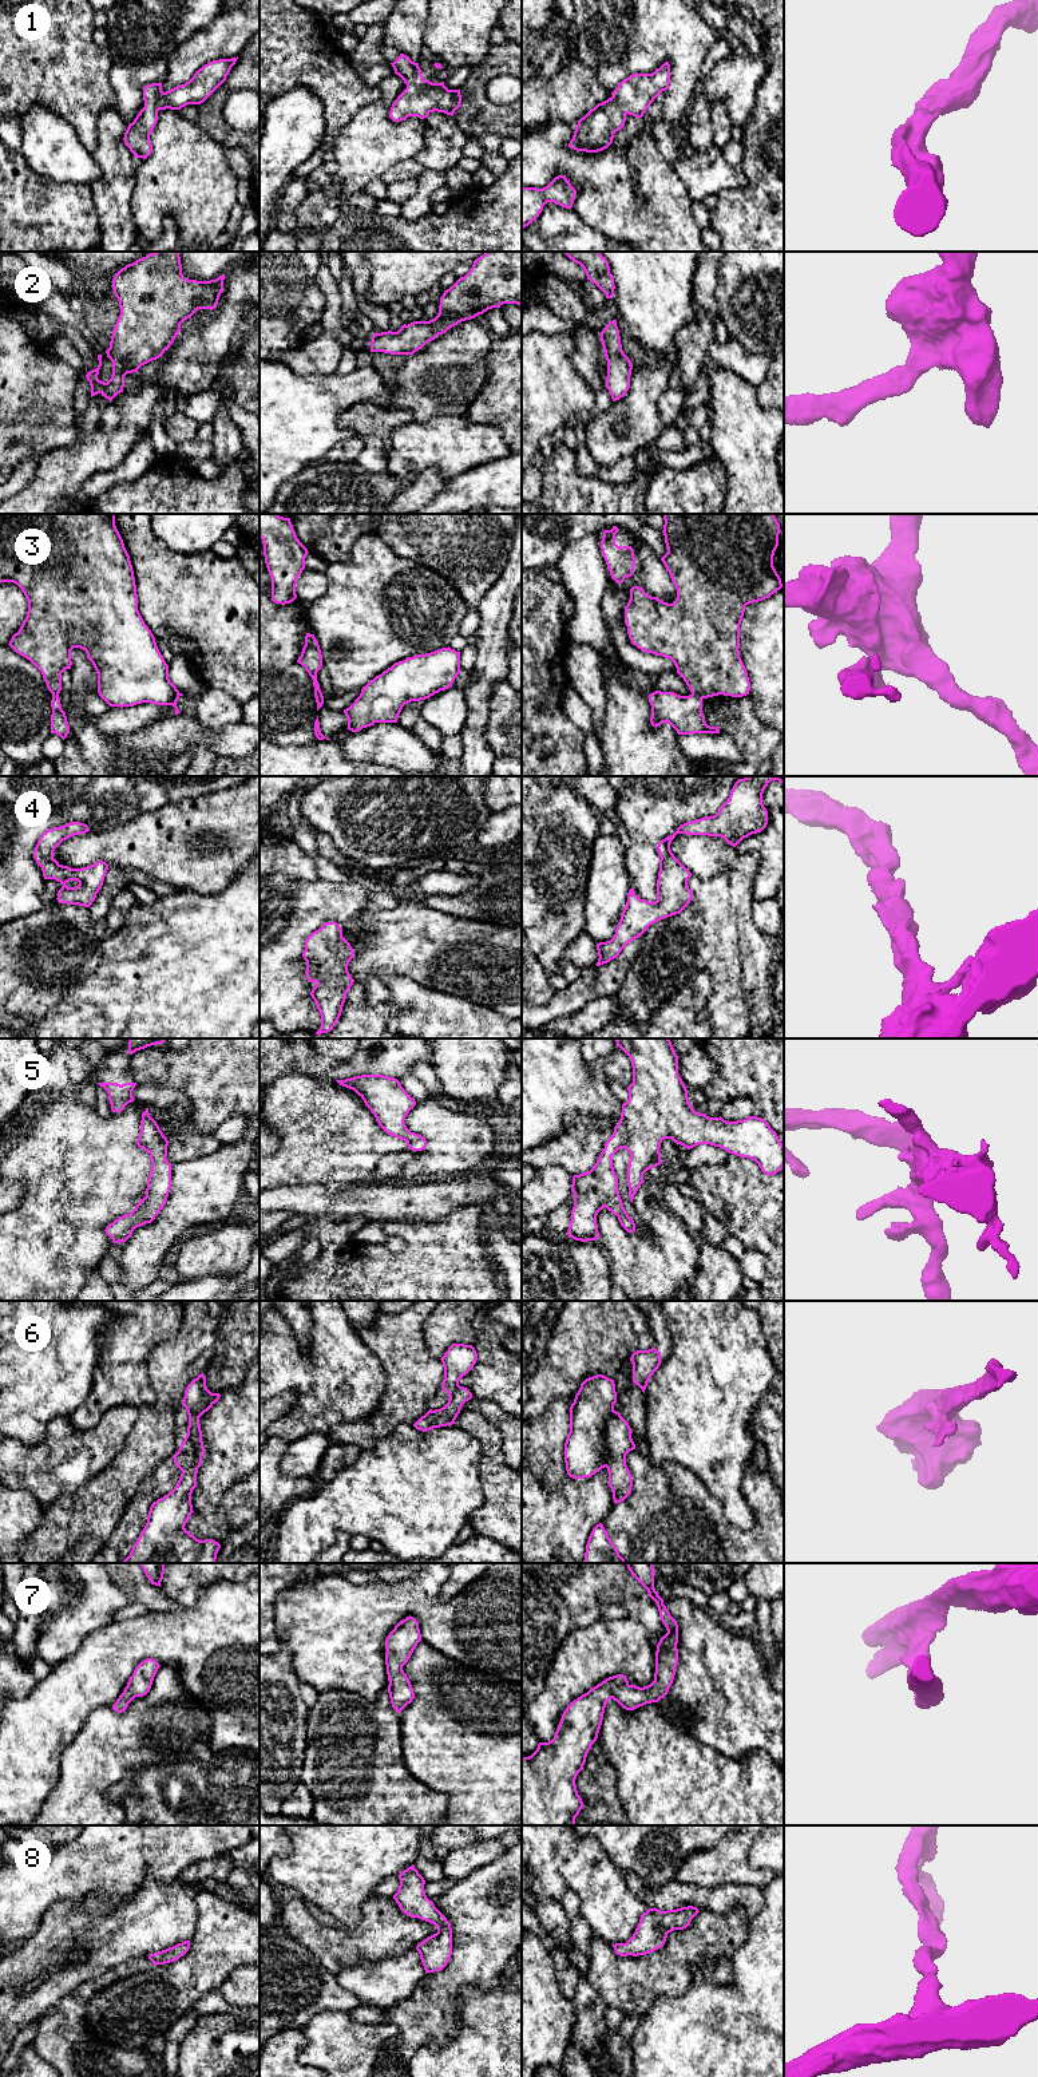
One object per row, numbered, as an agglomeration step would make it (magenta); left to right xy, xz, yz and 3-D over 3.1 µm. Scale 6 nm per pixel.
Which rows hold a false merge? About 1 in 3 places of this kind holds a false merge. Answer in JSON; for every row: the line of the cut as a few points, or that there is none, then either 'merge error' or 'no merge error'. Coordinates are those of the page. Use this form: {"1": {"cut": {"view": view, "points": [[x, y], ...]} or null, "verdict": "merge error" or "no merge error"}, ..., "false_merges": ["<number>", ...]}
{"1": {"cut": null, "verdict": "no merge error"}, "2": {"cut": null, "verdict": "no merge error"}, "3": {"cut": {"view": "yz", "points": [[692, 693], [701, 699]]}, "verdict": "merge error"}, "4": {"cut": null, "verdict": "no merge error"}, "5": {"cut": null, "verdict": "no merge error"}, "6": {"cut": {"view": "xy", "points": [[195, 1415], [189, 1423], [194, 1460], [182, 1471]]}, "verdict": "merge error"}, "7": {"cut": null, "verdict": "no merge error"}, "8": {"cut": null, "verdict": "no merge error"}, "false_merges": ["3", "6"]}

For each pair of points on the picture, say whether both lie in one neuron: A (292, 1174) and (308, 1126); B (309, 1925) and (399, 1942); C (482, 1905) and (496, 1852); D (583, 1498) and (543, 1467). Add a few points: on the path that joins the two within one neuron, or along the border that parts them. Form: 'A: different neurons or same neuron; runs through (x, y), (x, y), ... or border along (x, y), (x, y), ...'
A: same neuron; runs through (297, 1162), (308, 1151), (308, 1138)
B: same neuron; runs through (332, 1942), (376, 1942)
C: different neurons; border along (507, 1848), (499, 1858), (474, 1870), (467, 1876)
D: different neurons; border along (566, 1474), (562, 1483), (553, 1492), (535, 1478)

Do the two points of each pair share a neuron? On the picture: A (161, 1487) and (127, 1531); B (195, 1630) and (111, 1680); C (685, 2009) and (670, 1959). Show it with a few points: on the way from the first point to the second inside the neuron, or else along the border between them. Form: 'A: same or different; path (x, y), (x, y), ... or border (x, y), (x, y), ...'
A: same; path (150, 1496), (137, 1510), (133, 1520)
B: same; path (174, 1637), (150, 1637), (129, 1658)
C: different; border (693, 1966), (688, 1989), (660, 1996), (652, 2008)

